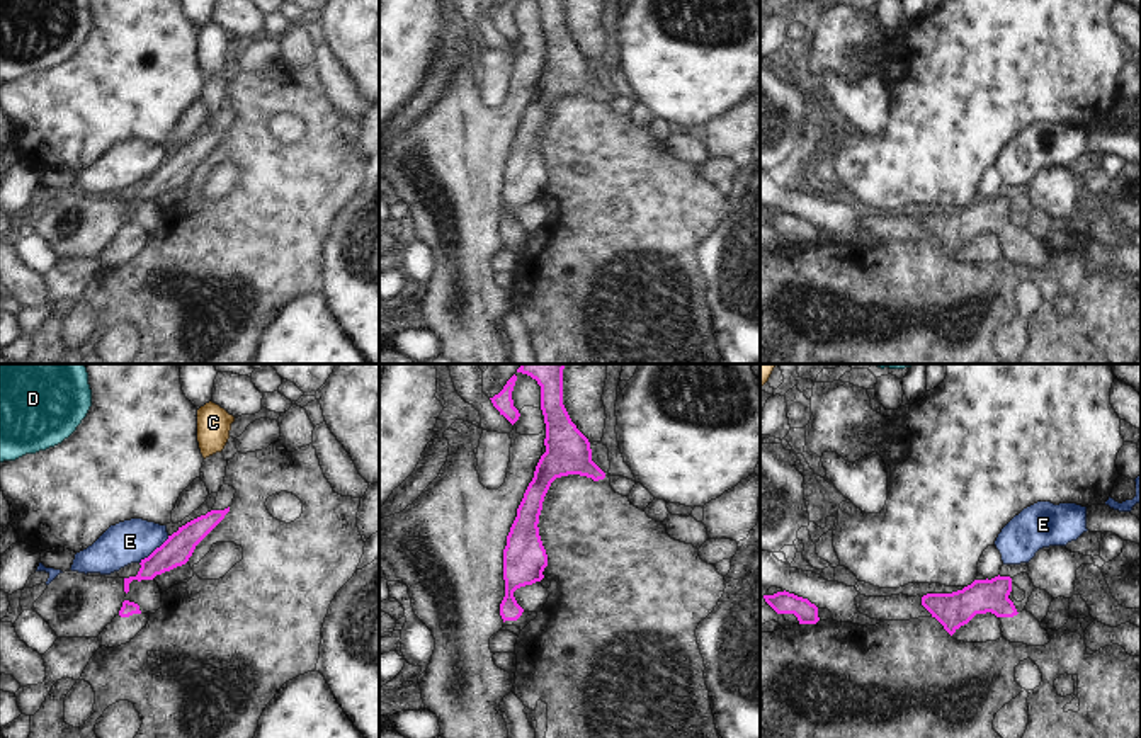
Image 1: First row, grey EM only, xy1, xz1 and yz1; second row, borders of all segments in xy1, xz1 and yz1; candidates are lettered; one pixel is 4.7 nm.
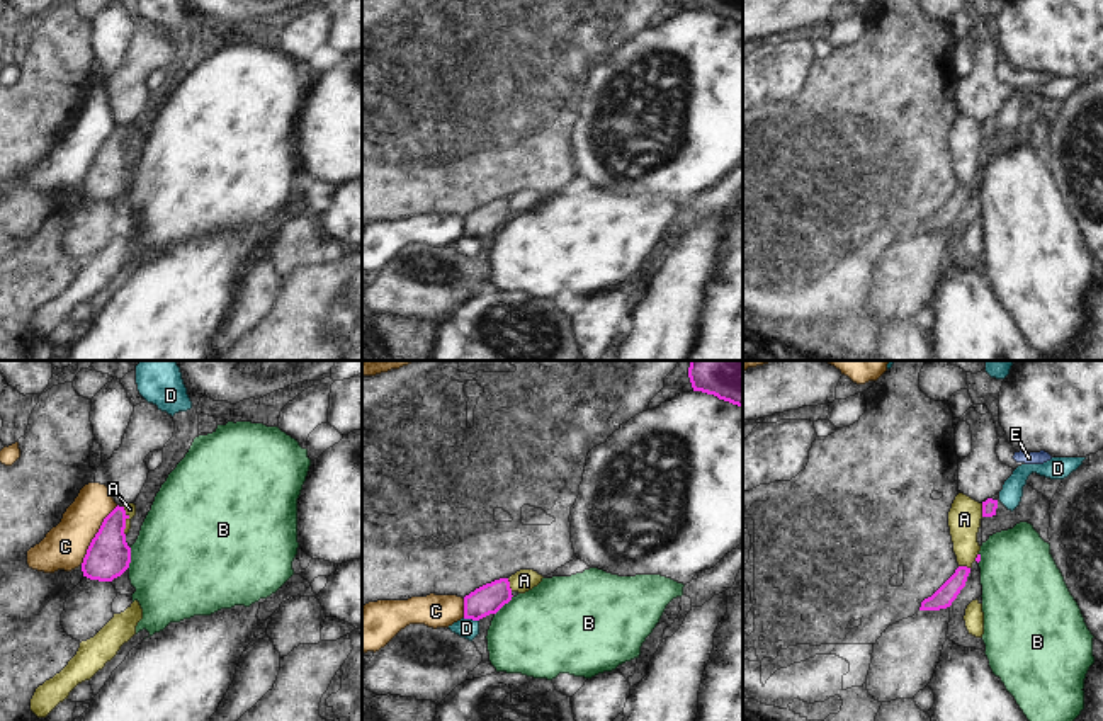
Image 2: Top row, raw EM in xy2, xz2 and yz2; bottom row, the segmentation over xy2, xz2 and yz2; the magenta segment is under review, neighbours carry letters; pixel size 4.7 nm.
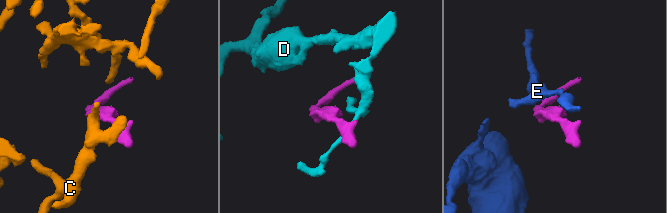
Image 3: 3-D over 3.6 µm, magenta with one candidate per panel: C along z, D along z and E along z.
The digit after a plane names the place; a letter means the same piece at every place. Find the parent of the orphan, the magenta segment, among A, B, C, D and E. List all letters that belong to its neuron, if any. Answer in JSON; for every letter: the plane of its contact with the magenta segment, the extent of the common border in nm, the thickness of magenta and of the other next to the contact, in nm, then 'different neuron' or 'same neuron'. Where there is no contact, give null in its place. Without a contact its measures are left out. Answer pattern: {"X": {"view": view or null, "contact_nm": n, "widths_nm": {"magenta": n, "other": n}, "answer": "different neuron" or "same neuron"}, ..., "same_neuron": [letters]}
{"A": {"view": "xy2", "contact_nm": 140, "widths_nm": {"magenta": 200, "other": 50}, "answer": "different neuron"}, "B": {"view": "xy2", "contact_nm": 110, "widths_nm": {"magenta": 200, "other": 500}, "answer": "different neuron"}, "C": {"view": "xy2", "contact_nm": 340, "widths_nm": {"magenta": 200, "other": 200}, "answer": "different neuron"}, "D": {"view": "xz2", "contact_nm": 80, "widths_nm": {"magenta": 140, "other": 100}, "answer": "different neuron"}, "E": {"view": "xy1", "contact_nm": 190, "widths_nm": {"magenta": 140, "other": 200}, "answer": "different neuron"}, "same_neuron": []}

